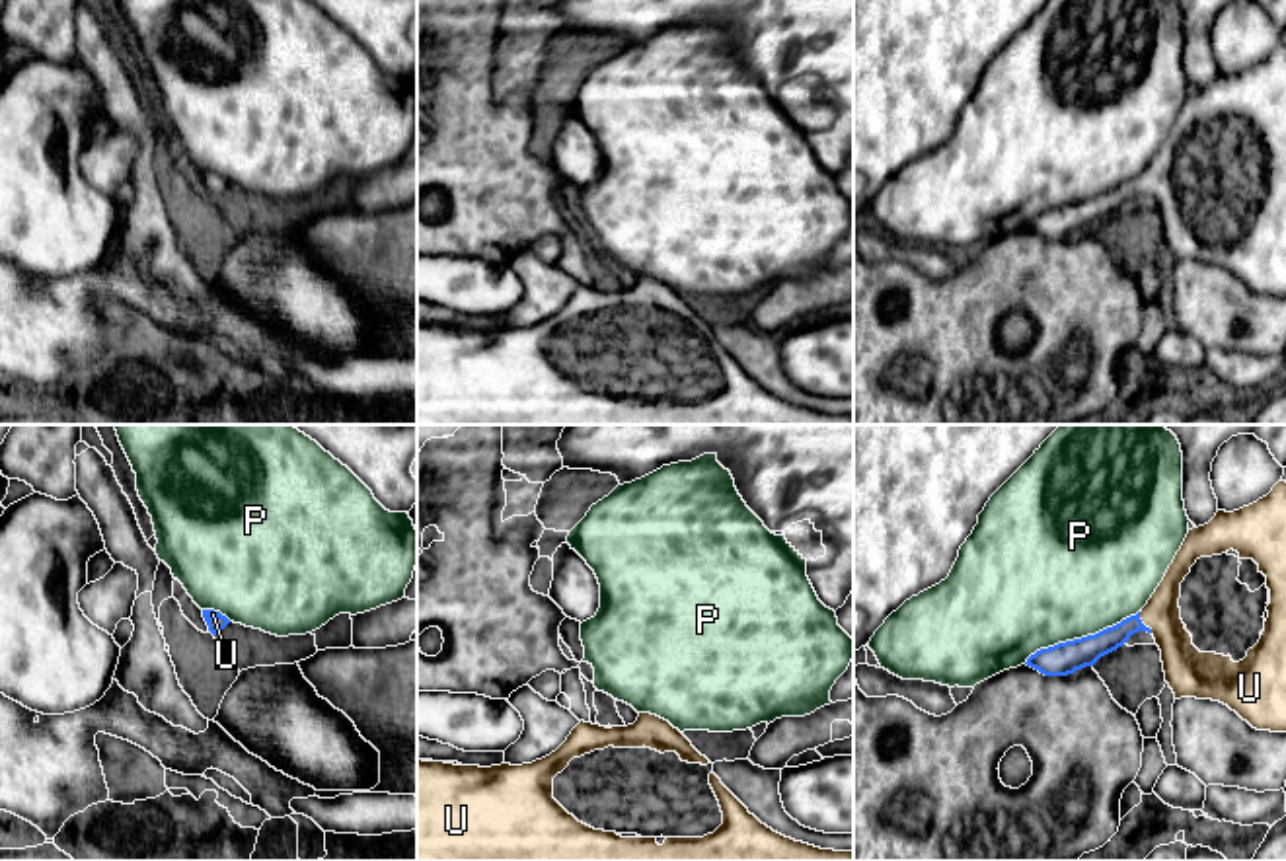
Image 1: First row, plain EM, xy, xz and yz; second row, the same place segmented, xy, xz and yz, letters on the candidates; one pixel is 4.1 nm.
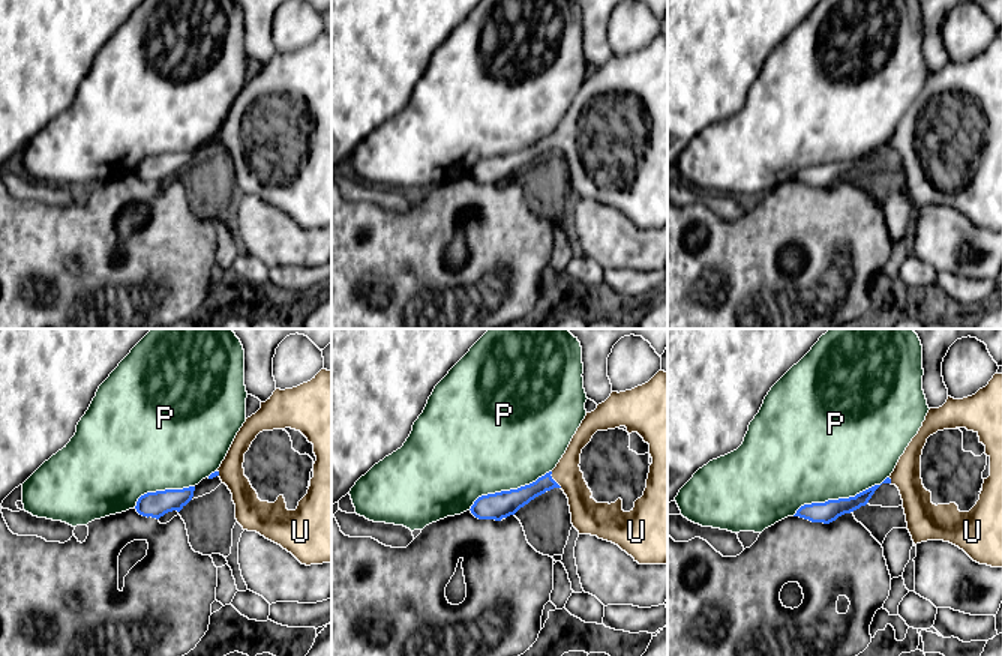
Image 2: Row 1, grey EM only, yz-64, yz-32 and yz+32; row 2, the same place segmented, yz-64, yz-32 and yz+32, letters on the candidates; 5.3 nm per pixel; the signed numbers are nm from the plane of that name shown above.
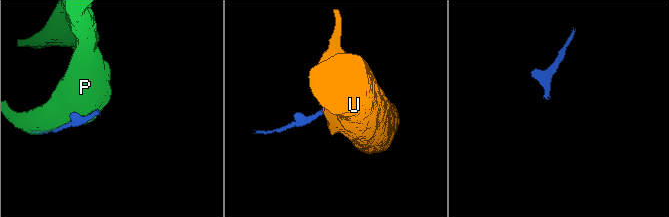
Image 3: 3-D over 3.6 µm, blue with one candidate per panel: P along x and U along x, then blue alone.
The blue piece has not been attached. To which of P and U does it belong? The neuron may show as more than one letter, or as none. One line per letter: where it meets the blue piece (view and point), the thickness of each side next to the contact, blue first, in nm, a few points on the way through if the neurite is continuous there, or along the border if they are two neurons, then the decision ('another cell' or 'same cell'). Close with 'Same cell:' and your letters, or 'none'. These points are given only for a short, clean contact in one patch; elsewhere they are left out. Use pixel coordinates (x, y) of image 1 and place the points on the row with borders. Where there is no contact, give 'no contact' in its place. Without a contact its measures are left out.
P: contact yz (1082, 637); calibres 140 and 500 nm; another cell
U: contact yz (1140, 622); calibres 110 and 170 nm; way yz (1088, 649), (1140, 622), (1150, 622), (1183, 665); same cell
Same cell: U

